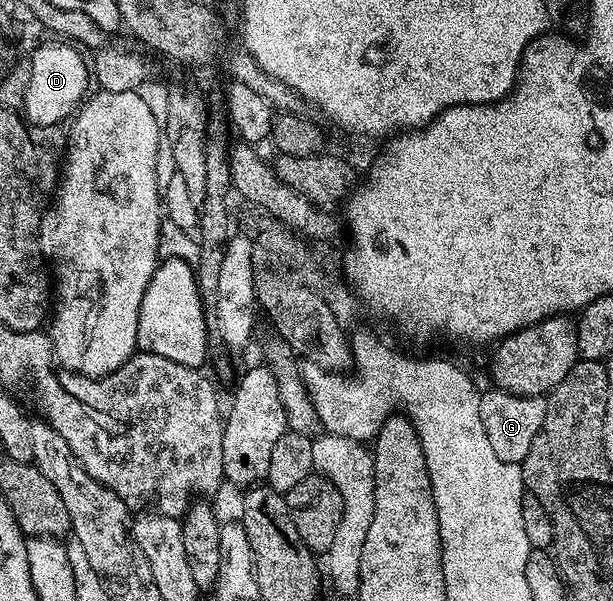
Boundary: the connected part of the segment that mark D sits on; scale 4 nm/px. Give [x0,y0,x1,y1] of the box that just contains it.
[24,40,90,127]

